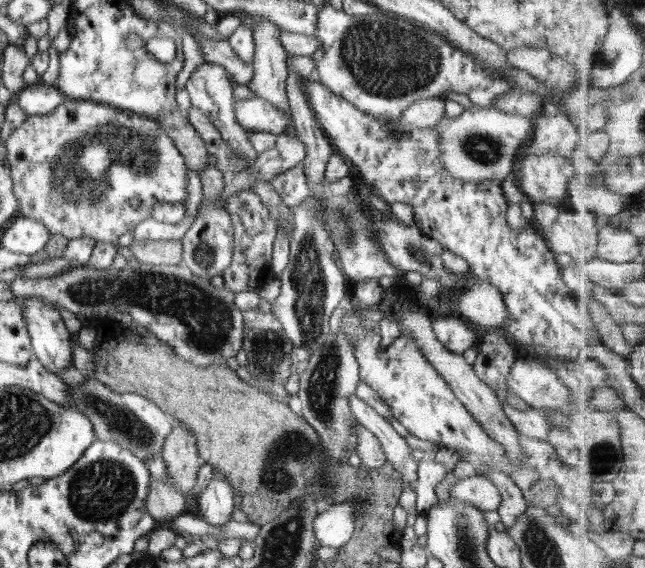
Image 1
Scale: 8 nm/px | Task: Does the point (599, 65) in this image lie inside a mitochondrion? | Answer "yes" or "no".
no

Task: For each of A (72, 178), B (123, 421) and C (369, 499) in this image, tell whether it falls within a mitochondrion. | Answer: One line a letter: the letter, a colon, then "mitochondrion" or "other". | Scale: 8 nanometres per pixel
A: mitochondrion
B: mitochondrion
C: mitochondrion

